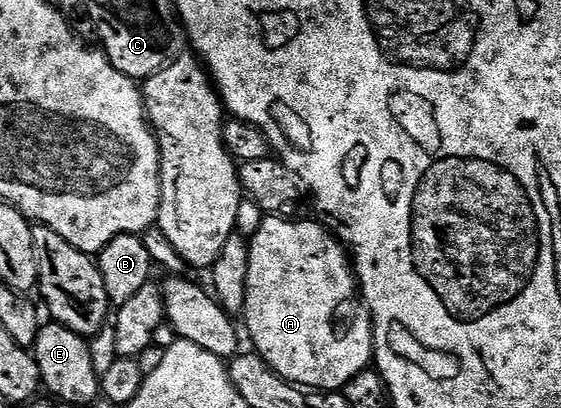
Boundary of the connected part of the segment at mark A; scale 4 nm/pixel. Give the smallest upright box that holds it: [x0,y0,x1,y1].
[241,214,374,390]

